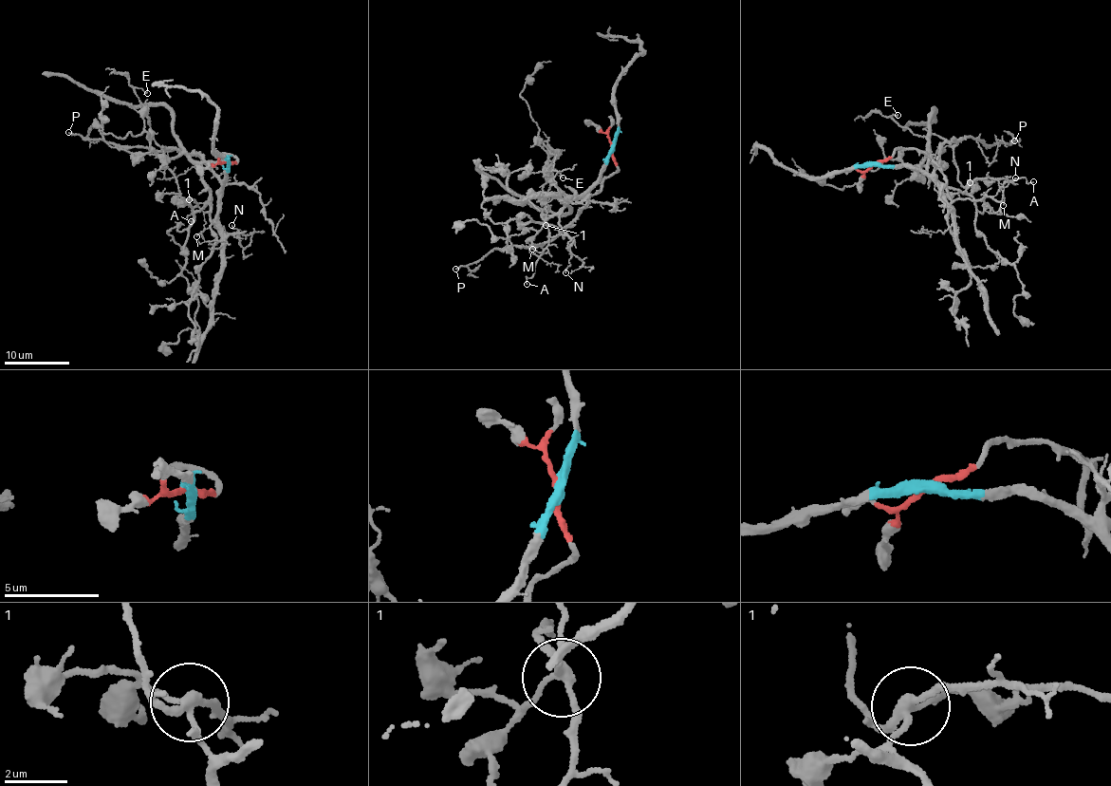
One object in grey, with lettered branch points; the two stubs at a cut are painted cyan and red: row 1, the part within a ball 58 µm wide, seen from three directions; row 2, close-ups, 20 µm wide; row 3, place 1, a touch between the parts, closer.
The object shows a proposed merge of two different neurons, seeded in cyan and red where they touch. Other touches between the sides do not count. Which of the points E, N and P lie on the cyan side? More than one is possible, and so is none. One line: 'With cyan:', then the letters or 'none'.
With cyan: E, N, P

